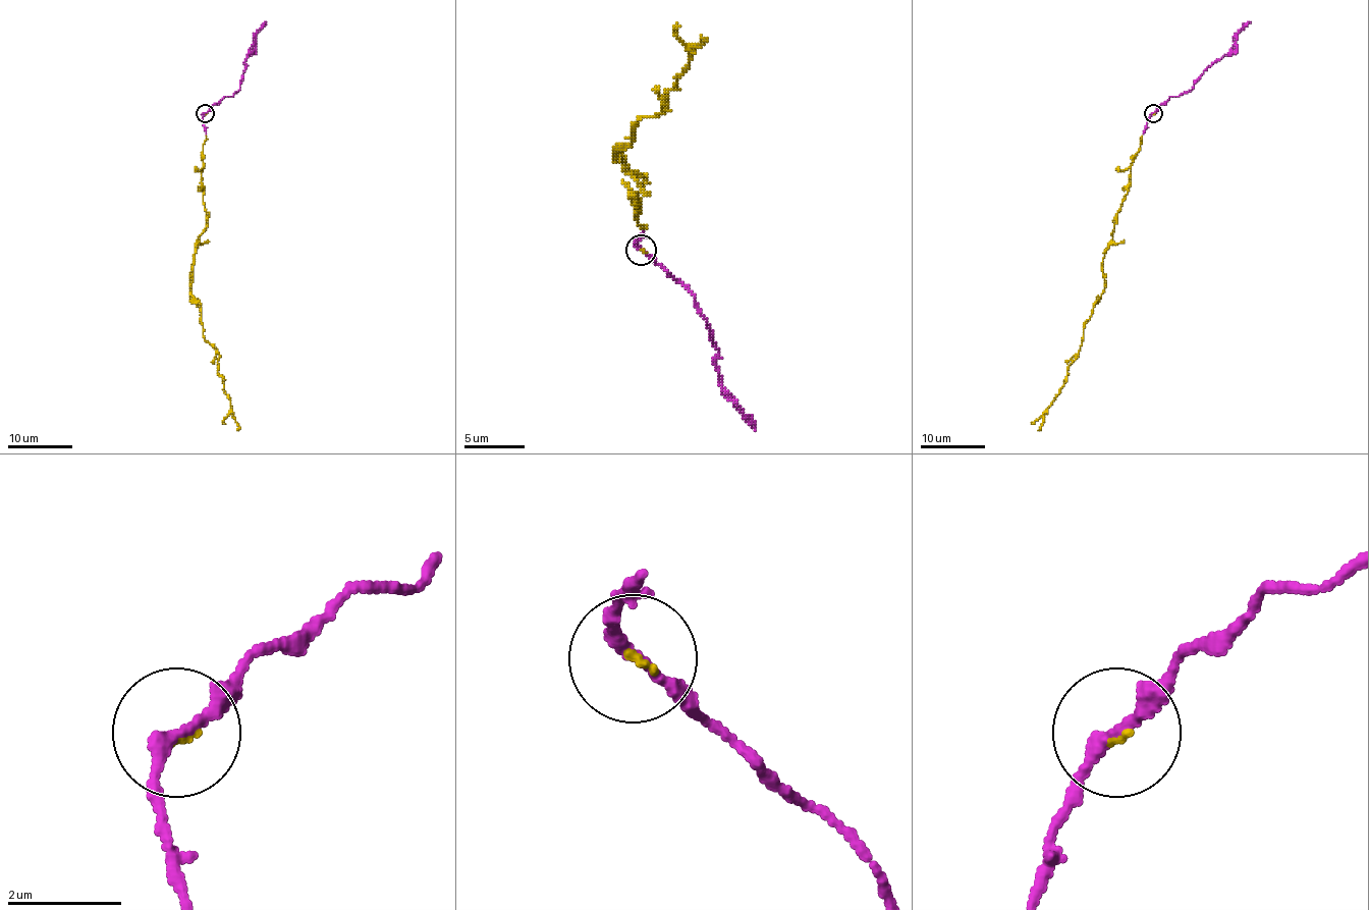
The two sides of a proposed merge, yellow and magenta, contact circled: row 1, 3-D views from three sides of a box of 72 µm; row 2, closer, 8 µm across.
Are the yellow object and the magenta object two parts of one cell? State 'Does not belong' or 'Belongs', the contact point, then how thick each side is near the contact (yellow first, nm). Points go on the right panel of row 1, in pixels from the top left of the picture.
Belongs. Place: (1153, 113). Thickness 70 nm (yellow) against 220 nm

